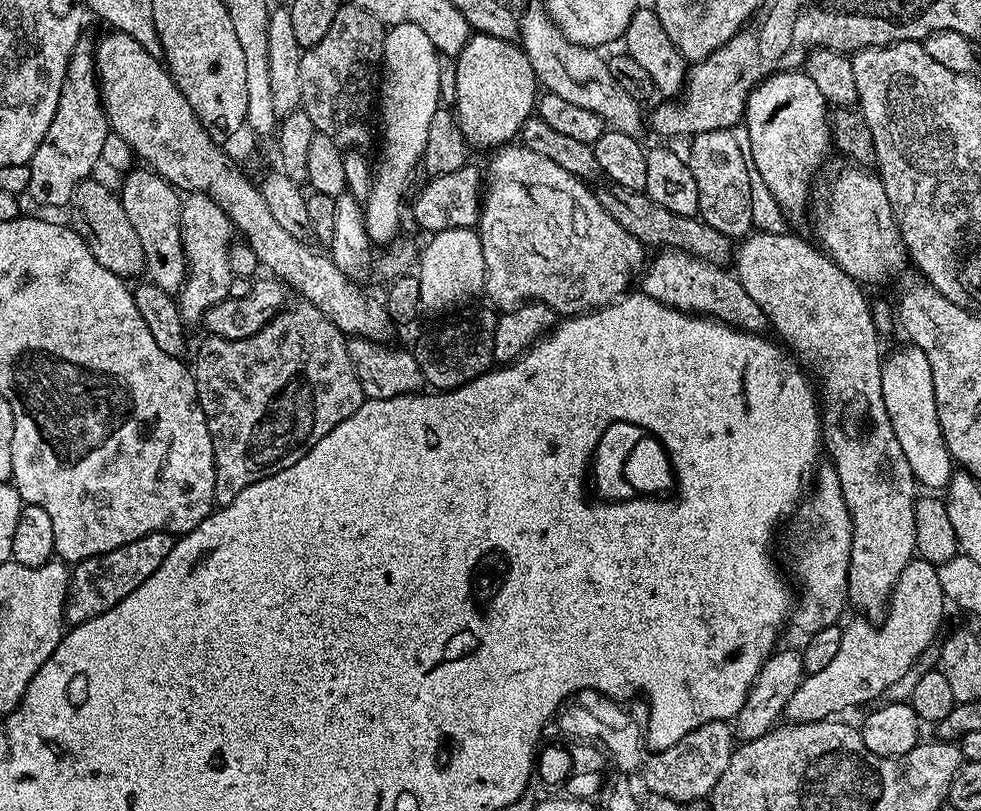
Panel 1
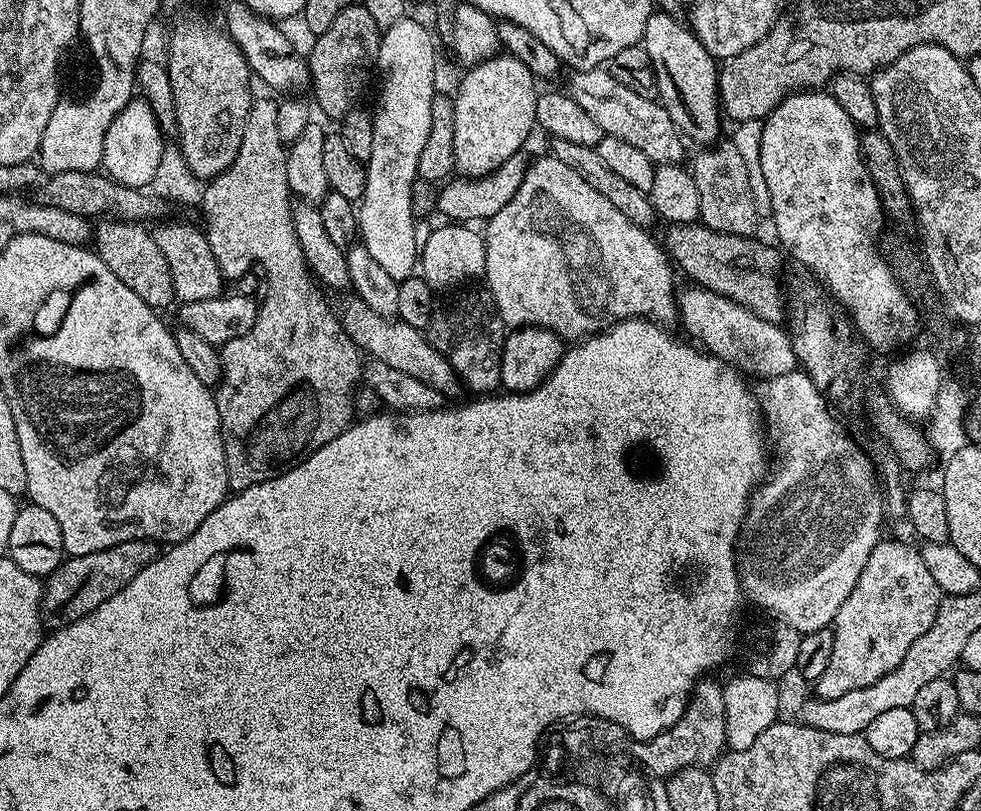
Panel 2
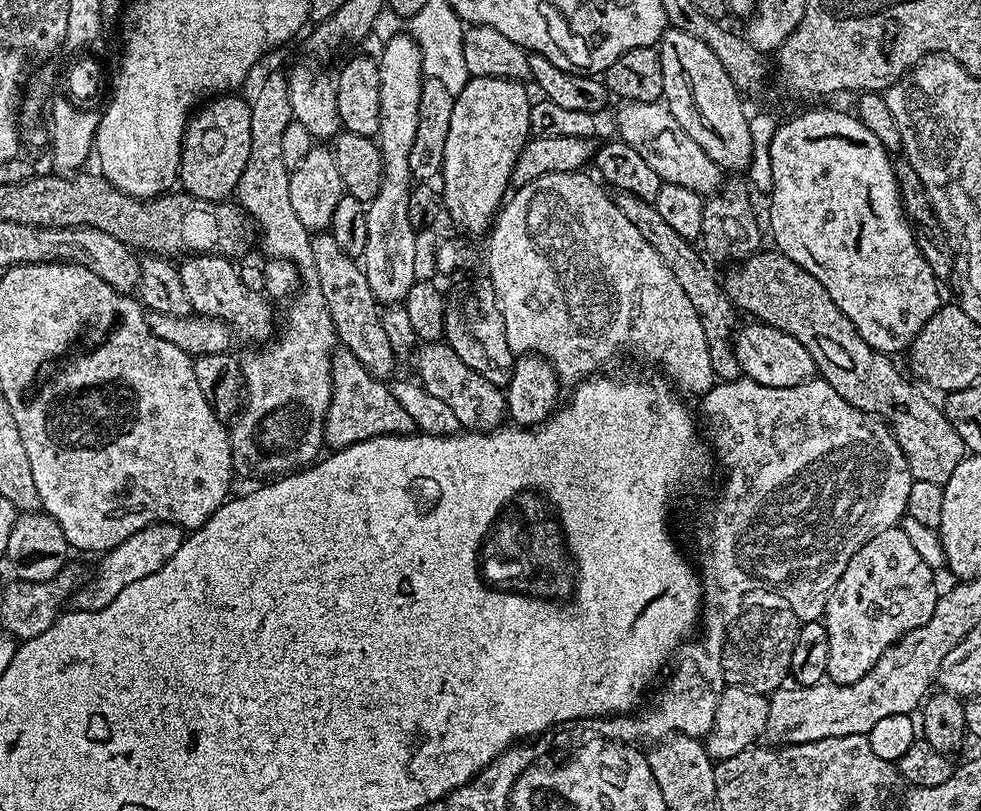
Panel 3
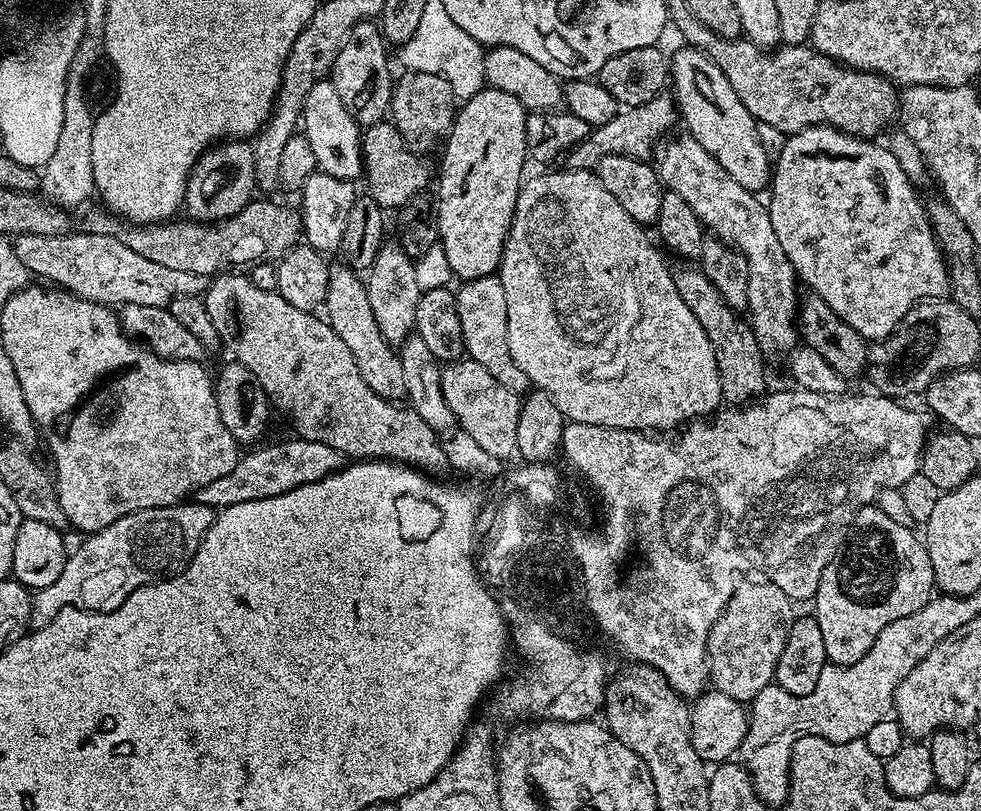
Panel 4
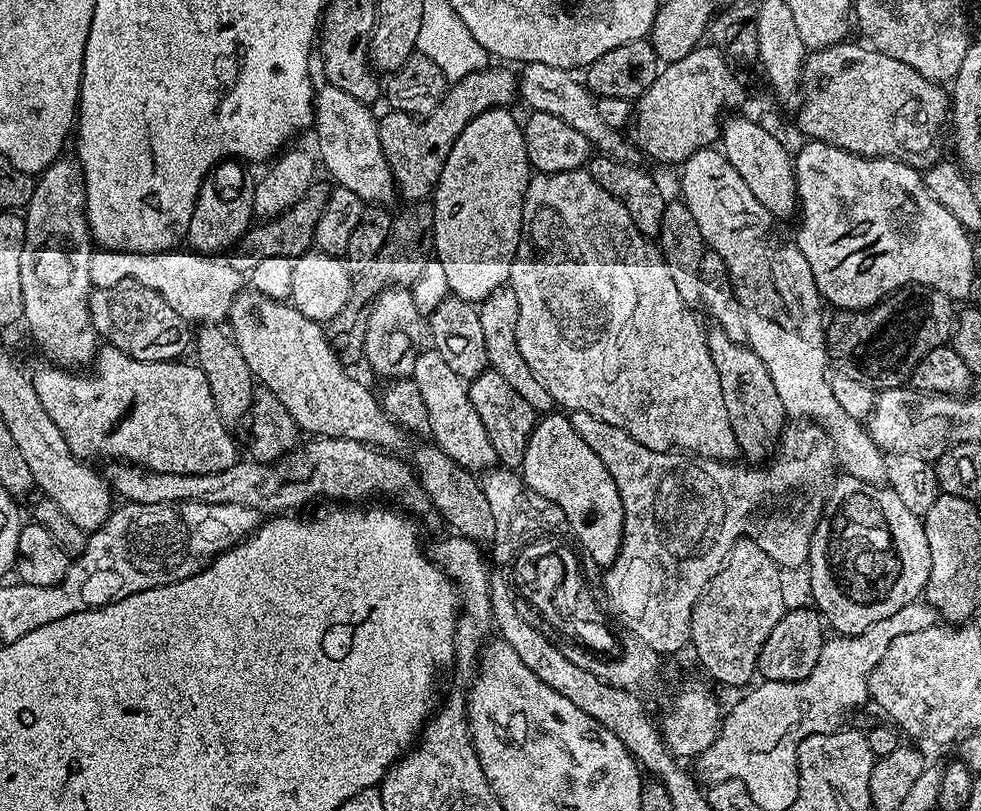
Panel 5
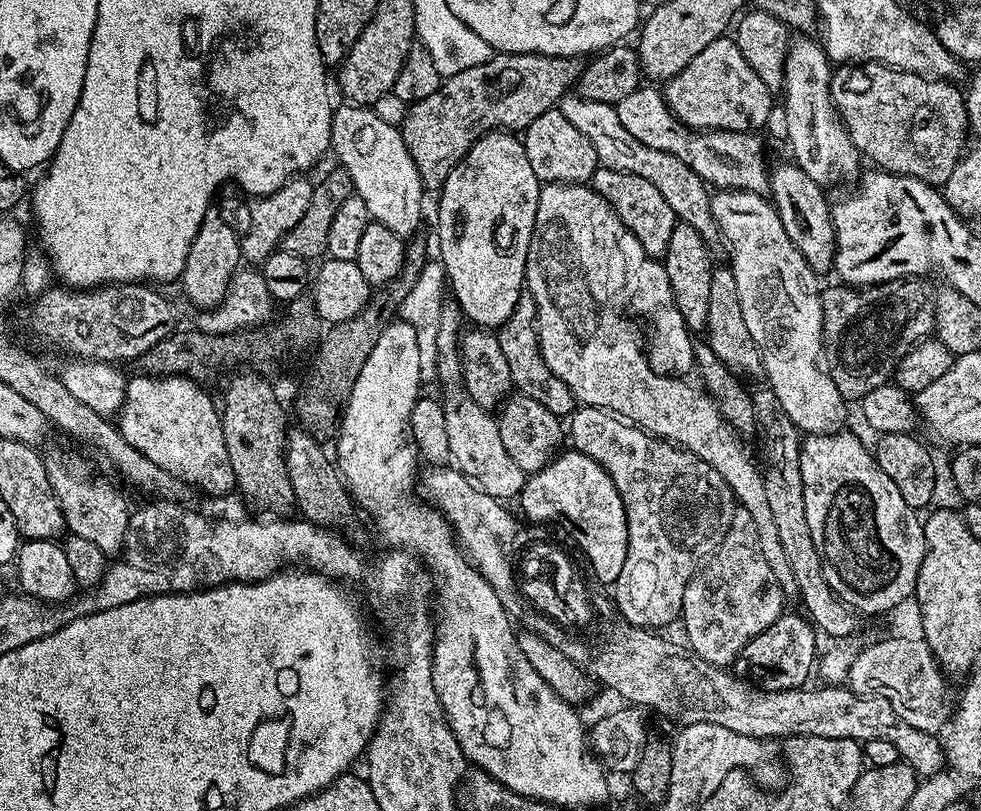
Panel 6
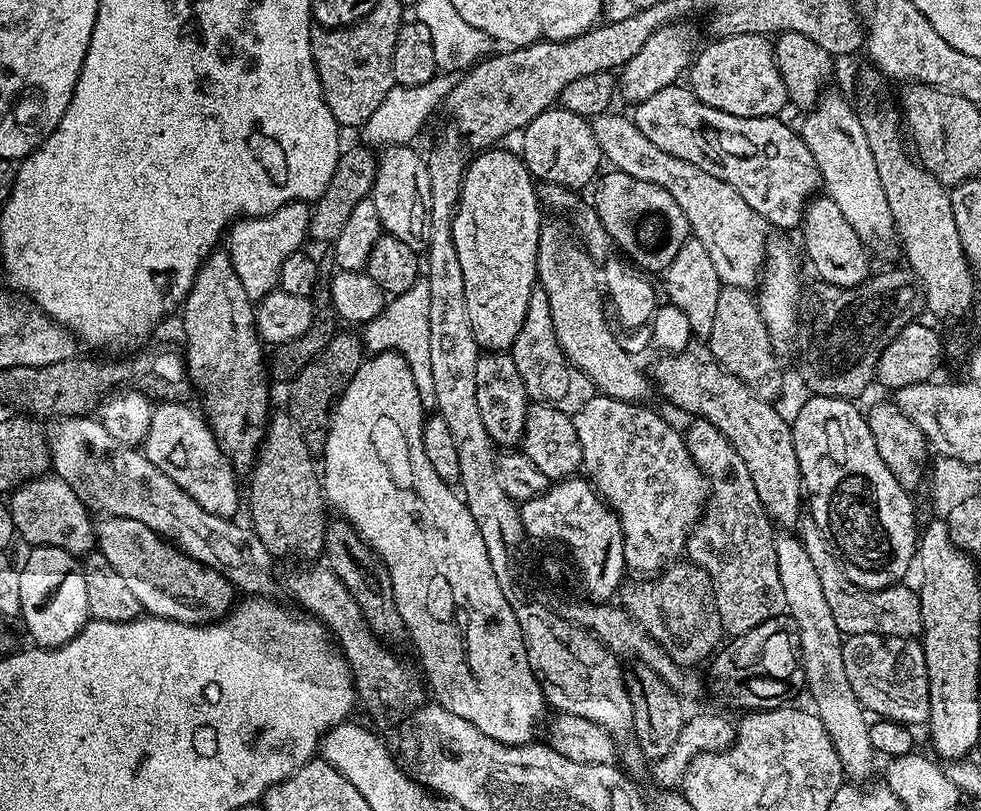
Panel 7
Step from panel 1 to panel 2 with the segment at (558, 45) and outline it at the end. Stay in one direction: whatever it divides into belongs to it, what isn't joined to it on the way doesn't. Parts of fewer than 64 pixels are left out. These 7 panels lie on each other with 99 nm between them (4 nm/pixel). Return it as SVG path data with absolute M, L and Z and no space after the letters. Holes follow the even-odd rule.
M604 66L585 72L573 71L571 75L566 85L567 91L574 102L578 102L578 106L582 106L582 110L586 110L586 114L590 114L594 122L598 122L606 136L630 142L630 146L642 150L642 154L646 154L646 158L650 158L657 166L680 164L683 161L685 141L674 131L670 114L663 104L642 98L642 94L634 94L634 90L622 86L622 82L616 81Z

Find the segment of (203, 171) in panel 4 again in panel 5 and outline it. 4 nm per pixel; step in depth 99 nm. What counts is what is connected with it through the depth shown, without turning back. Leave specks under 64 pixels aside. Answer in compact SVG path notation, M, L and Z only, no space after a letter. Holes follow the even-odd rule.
M235 159L225 160L217 164L202 182L198 198L194 202L194 214L190 214L190 226L186 237L187 247L191 251L197 254L224 254L227 248L232 248L235 244L237 247L243 241L245 232L254 220L254 180L253 177L248 177L248 172L244 168L247 167Z

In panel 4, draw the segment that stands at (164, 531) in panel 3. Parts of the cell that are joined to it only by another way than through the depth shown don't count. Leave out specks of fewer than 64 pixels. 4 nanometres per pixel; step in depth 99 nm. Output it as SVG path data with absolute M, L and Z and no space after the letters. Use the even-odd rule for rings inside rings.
M181 502L138 510L134 514L126 514L118 518L118 522L110 522L102 530L85 535L77 548L73 547L68 553L66 566L62 566L62 574L58 574L50 586L35 589L32 597L32 628L46 626L64 608L80 608L83 612L109 612L118 610L134 590L158 580L167 580L170 576L179 576L183 568L192 561L206 530L214 519L213 509L207 504Z

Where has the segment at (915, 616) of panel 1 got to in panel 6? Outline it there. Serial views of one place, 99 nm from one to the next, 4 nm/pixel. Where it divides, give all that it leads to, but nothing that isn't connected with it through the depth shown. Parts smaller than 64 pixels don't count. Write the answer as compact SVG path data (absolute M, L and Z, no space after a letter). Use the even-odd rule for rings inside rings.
M849 430L838 432L827 432L824 436L814 436L811 434L803 437L800 445L800 469L802 470L802 494L806 502L806 526L810 526L810 534L814 538L814 546L818 550L822 563L822 574L826 578L828 588L839 598L843 604L857 613L865 612L868 616L876 616L879 612L888 612L891 608L896 608L904 599L911 597L916 590L916 579L918 570L922 566L922 558L928 547L924 541L924 525L917 509L906 506L906 498L902 498L902 493L898 491L898 486L890 482L886 470L878 466L875 455Z

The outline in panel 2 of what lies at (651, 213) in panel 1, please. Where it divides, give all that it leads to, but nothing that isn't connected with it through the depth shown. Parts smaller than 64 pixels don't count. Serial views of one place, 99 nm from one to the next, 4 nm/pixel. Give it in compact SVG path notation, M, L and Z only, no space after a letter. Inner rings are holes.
M668 224L665 227L662 247L677 269L689 276L689 281L714 294L722 294L766 318L766 322L780 324L786 316L786 296L780 293L779 247L771 248L756 236L735 236L710 230L705 224Z

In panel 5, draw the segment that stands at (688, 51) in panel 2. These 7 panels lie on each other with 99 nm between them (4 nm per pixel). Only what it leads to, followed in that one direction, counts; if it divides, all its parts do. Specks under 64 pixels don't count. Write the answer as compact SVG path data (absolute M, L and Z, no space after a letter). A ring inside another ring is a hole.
M733 115L733 120L725 119L718 141L724 157L738 170L742 182L750 186L750 194L766 206L768 213L777 221L788 220L797 215L796 170L794 156L786 150L785 142L779 141L774 134L768 133L755 119L747 120L744 116Z

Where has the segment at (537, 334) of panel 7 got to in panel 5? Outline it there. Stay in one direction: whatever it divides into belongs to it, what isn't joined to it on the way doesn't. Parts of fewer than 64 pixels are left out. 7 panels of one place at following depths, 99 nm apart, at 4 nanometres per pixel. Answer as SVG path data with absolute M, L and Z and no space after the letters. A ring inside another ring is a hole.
M510 286L500 288L479 305L478 311L482 322L482 335L486 341L489 369L502 374L502 378L506 378L506 382L510 382L510 386L514 386L514 390L518 390L518 394L522 394L522 398L530 402L537 414L553 411L554 401L550 394L542 386L542 382L534 378L530 366L526 366L526 360L518 350L518 300L514 298L514 290Z

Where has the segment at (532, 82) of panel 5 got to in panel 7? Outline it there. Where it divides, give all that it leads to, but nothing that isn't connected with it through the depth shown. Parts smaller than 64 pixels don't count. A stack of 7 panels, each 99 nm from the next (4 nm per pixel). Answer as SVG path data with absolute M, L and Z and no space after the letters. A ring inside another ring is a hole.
M609 110L591 121L601 157L607 163L609 160L612 163L609 165L615 171L630 174L630 178L642 178L642 182L654 182L671 194L674 202L682 206L682 214L686 214L691 235L698 242L702 242L702 246L706 246L706 251L710 253L710 262L714 262L714 270L718 270L721 285L755 289L762 275L766 249L770 244L768 221L763 220L754 210L750 210L750 206L746 206L746 198L742 198L742 194L738 194L734 186L730 186L722 178L714 178L714 174L706 174L706 170L682 158L674 158L674 154L666 154L666 150L658 150L658 146L654 146L654 142L650 142L650 138L646 138L646 134L642 134L636 128L631 118L627 115L615 116L614 113L615 111Z

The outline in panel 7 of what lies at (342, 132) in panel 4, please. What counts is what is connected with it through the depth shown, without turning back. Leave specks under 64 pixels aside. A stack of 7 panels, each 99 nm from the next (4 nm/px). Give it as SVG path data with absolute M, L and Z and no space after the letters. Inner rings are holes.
M393 143L393 148L388 148L384 153L379 153L376 166L376 181L372 187L370 199L378 210L383 231L387 235L398 238L398 242L406 242L417 254L423 253L428 246L428 235L430 230L430 174L428 173L428 162L423 155L419 156L414 147L407 143Z

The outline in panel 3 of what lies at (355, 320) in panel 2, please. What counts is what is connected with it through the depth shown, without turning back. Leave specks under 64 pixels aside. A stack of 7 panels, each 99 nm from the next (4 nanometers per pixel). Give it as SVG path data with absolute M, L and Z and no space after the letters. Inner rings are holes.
M424 342L415 349L416 372L418 383L435 398L440 398L450 406L451 412L458 418L461 429L477 432L491 432L503 425L506 420L504 392L494 386L494 382L486 382L482 374L470 370L454 350L443 342Z

